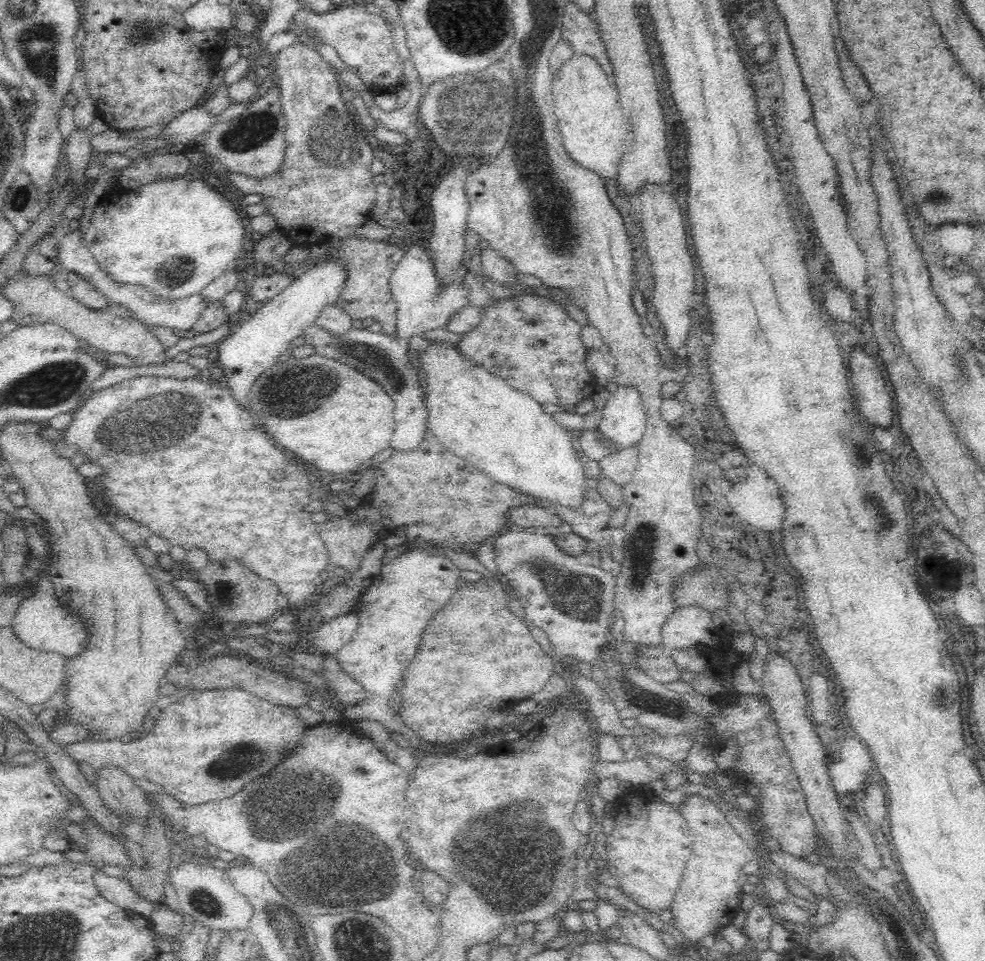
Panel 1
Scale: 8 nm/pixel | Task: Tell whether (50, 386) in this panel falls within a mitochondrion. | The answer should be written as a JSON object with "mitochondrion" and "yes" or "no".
{"mitochondrion":"yes"}

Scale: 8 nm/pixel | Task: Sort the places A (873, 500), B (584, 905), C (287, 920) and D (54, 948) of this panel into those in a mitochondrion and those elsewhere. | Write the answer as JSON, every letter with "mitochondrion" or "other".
{"A":"other","B":"other","C":"mitochondrion","D":"mitochondrion"}

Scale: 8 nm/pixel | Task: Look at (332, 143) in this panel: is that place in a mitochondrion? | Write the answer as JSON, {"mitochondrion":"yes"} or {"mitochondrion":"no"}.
{"mitochondrion":"yes"}

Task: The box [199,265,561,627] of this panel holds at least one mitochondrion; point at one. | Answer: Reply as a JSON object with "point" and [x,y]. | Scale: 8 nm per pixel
{"point":[291,404]}

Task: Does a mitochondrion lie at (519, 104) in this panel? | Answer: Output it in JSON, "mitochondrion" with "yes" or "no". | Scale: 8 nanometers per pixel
{"mitochondrion":"yes"}

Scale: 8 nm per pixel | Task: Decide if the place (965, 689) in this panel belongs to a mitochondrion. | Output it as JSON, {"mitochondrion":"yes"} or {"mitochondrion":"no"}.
{"mitochondrion":"no"}

